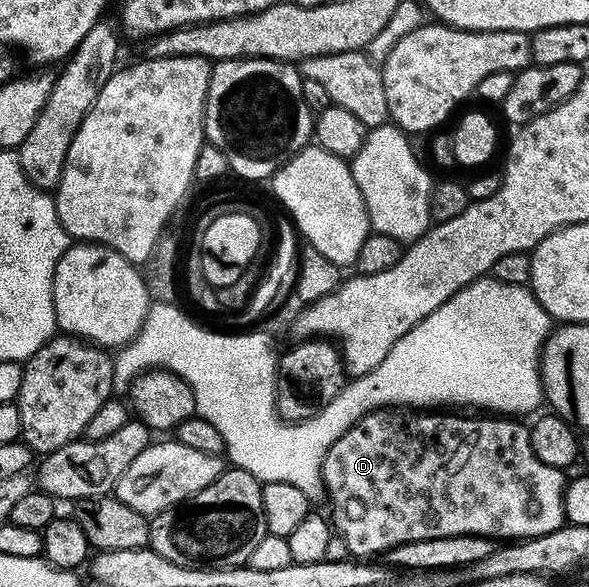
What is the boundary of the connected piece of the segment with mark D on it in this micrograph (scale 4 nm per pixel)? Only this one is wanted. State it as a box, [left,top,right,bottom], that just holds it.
[321,406,567,558]

